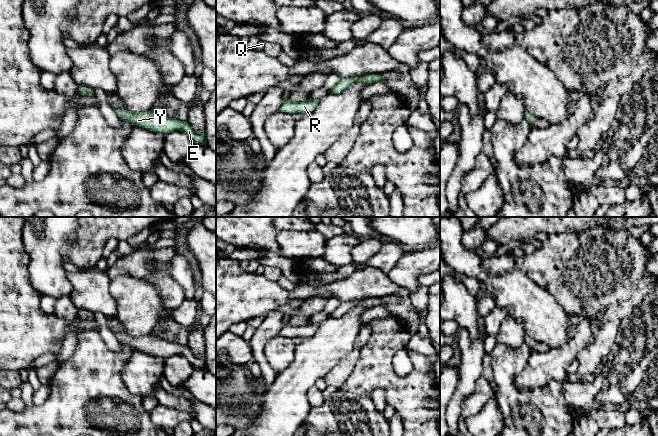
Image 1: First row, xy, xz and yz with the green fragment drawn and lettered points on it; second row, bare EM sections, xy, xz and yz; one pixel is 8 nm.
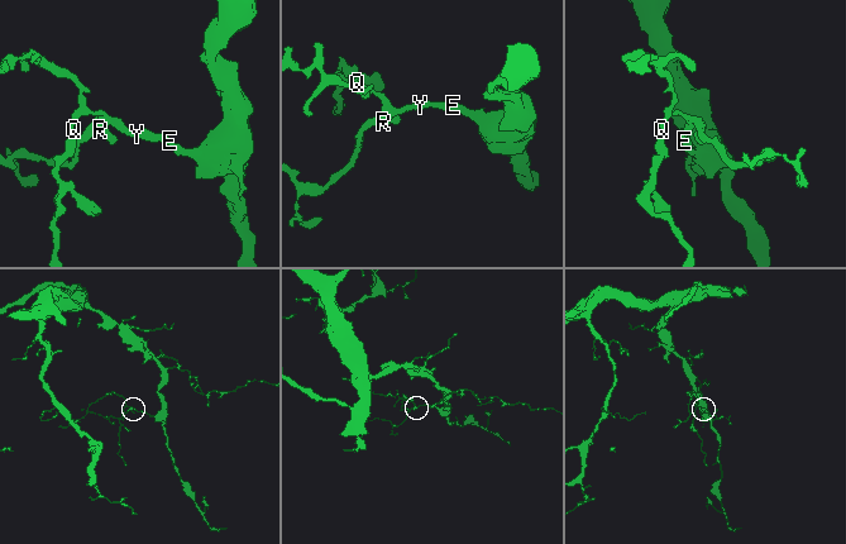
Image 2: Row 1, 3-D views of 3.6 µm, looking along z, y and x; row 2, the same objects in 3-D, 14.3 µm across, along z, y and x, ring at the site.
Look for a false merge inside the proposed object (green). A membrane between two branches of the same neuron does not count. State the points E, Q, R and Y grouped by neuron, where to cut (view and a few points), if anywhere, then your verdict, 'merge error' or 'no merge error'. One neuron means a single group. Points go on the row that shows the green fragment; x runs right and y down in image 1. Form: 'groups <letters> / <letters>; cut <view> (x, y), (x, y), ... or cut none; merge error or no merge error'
groups E Q R Y; cut none; no merge error

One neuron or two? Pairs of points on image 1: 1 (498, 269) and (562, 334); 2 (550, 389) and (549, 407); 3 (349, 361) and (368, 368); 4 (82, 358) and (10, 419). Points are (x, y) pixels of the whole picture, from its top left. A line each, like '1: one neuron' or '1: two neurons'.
1: two neurons
2: one neuron
3: two neurons
4: one neuron

